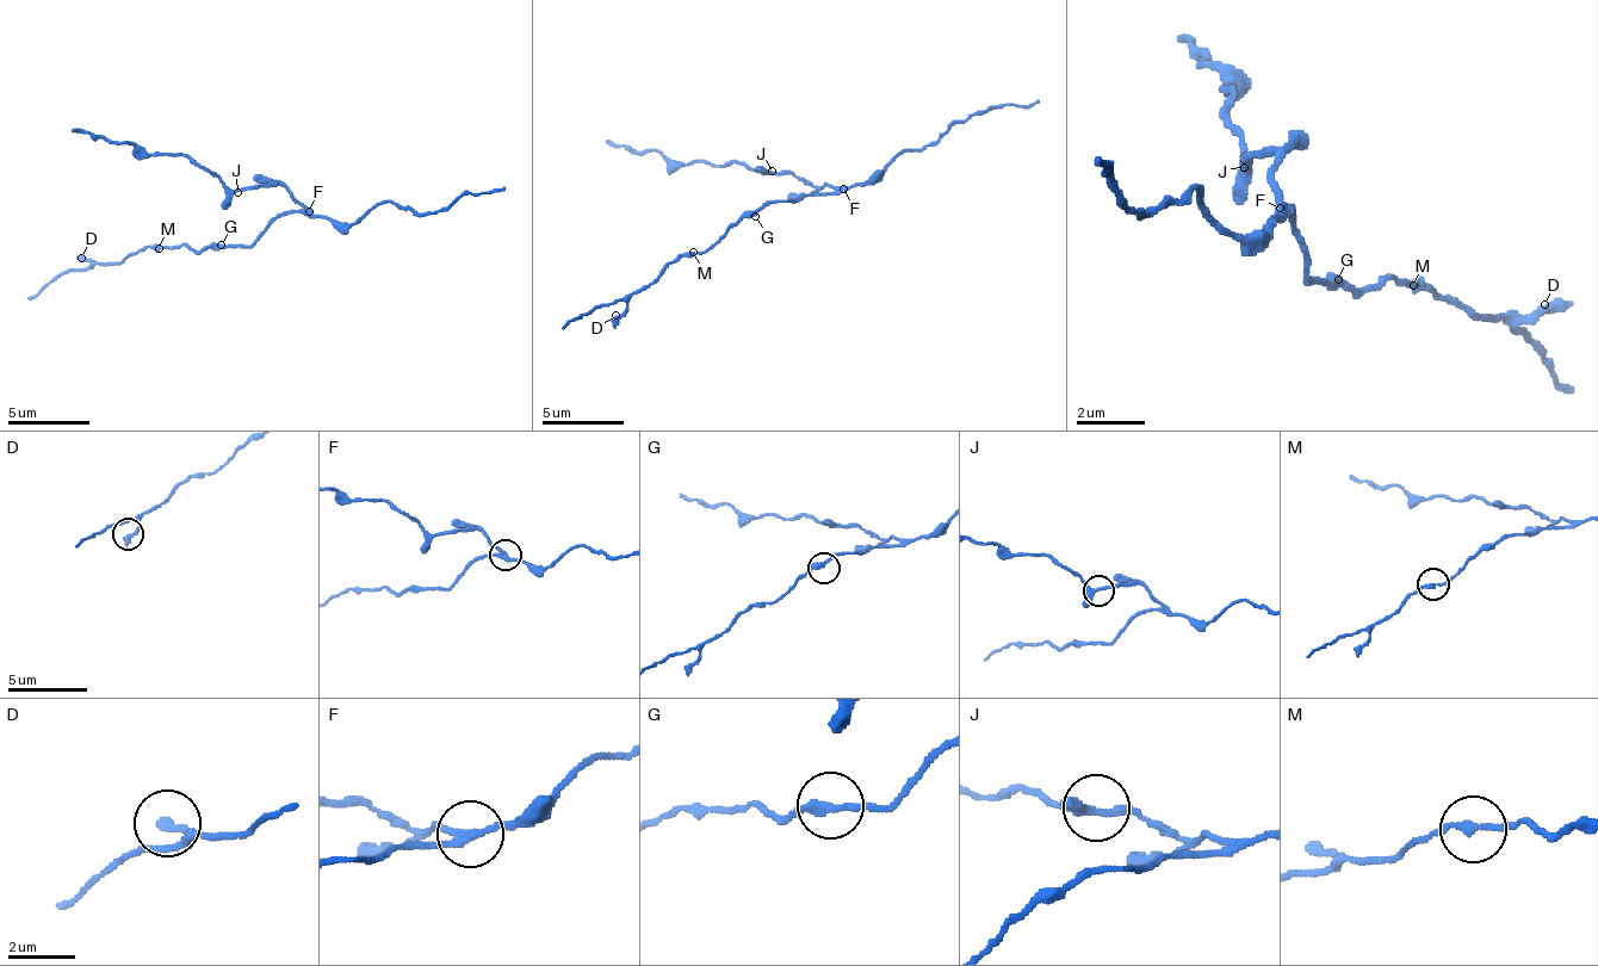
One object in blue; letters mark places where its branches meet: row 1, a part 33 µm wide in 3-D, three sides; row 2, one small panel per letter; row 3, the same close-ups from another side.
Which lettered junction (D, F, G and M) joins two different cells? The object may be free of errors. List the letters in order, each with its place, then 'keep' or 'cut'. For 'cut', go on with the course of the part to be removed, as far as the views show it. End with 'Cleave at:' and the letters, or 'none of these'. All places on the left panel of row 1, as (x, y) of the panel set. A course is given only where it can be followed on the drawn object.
D: (81, 258) | keep
F: (309, 211) | cut | (308, 212), (279, 184), (229, 192), (184, 155), (138, 155), (127, 142), (90, 138), (73, 130)
G: (221, 245) | keep
M: (159, 248) | keep
Cleave at: F

